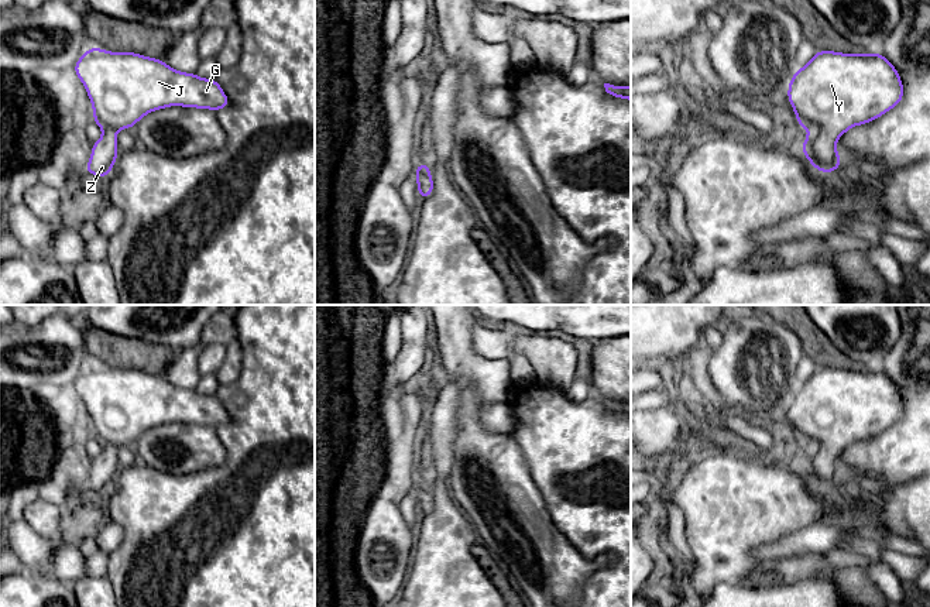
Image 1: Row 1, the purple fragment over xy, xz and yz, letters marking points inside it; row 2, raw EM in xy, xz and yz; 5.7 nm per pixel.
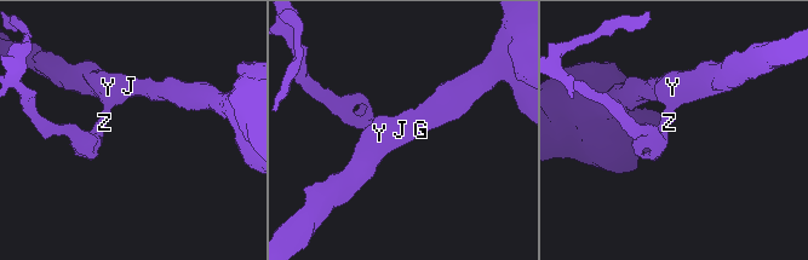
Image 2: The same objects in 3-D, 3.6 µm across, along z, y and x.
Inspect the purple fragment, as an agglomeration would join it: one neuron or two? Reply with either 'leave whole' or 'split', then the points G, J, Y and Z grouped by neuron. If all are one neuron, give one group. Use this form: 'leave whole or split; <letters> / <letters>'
leave whole; G J Y Z

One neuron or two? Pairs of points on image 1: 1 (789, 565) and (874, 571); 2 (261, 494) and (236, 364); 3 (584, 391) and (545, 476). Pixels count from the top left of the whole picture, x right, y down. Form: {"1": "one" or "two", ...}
{"1": "two", "2": "two", "3": "two"}

